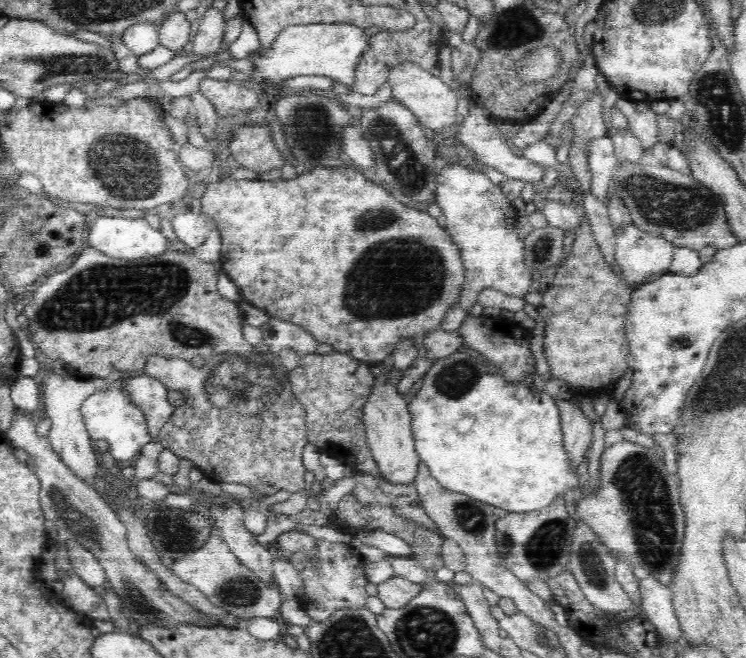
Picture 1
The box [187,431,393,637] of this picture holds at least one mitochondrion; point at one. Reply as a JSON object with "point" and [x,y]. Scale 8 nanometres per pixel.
{"point":[239,592]}

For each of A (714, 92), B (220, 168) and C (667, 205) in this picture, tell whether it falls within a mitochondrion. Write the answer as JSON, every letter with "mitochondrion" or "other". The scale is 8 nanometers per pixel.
{"A":"mitochondrion","B":"other","C":"mitochondrion"}

